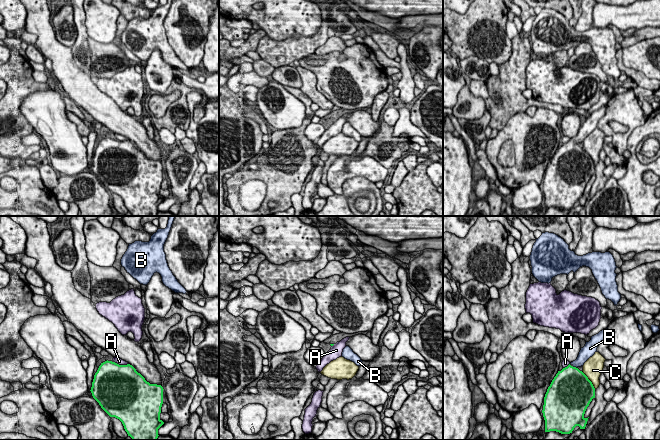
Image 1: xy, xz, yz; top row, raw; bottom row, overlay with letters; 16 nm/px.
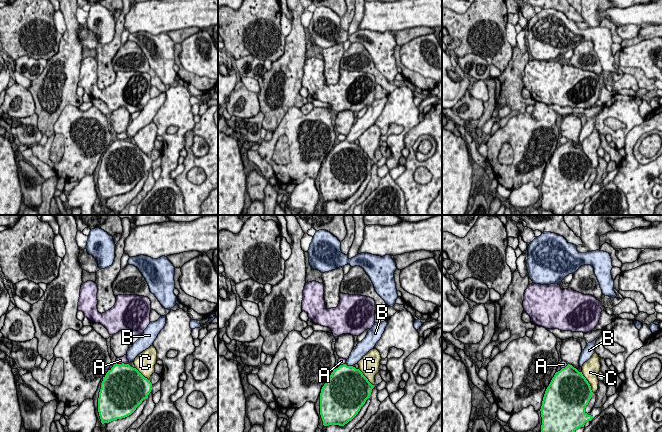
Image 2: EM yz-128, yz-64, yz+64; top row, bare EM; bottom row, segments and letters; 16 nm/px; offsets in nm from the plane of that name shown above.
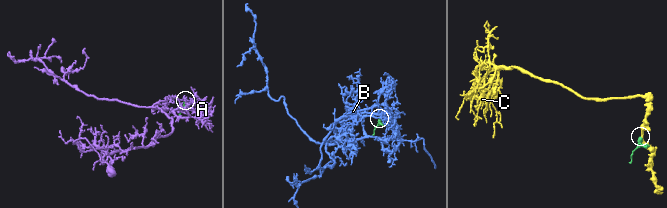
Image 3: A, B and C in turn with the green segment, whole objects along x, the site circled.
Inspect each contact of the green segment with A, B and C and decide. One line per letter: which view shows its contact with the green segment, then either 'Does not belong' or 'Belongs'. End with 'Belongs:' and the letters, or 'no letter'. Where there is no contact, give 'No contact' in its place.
A: Touches green in xy. Does not belong
B: Touches green in yz. Belongs
C: Touches green in yz. Does not belong
Belongs: B

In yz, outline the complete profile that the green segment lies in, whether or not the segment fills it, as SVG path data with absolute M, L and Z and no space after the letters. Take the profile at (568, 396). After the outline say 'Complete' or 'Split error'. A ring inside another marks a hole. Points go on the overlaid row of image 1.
M607 328L591 337L589 342L581 348L577 359L567 367L558 371L544 397L543 417L545 420L545 432L556 431L561 434L570 434L576 426L585 429L588 418L584 417L585 411L593 398L595 398L595 388L588 377L578 368L592 357L599 344L605 339Z. Split error

